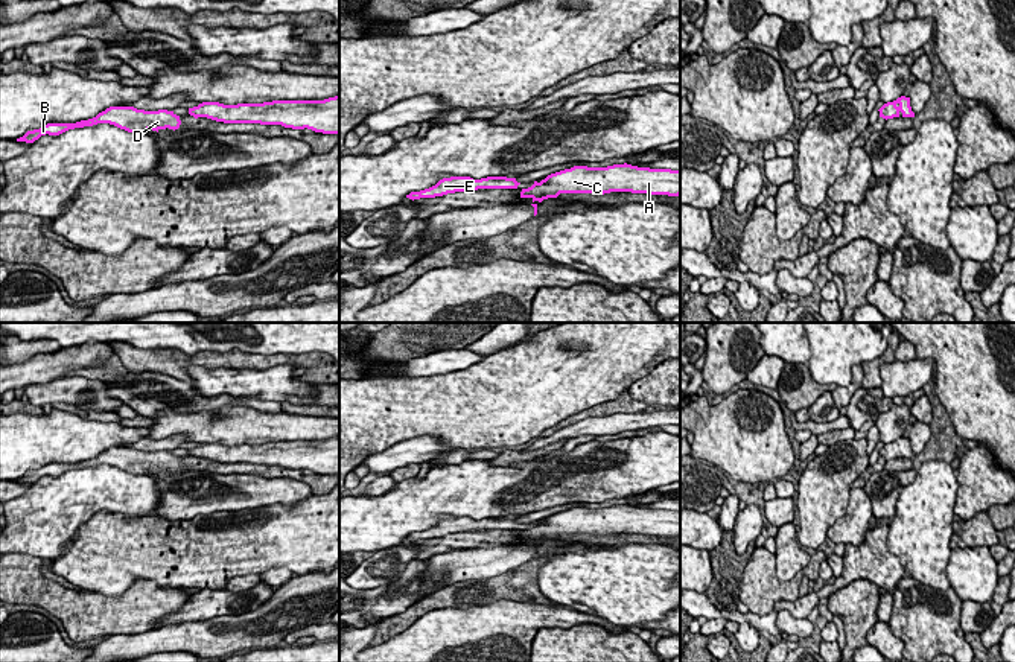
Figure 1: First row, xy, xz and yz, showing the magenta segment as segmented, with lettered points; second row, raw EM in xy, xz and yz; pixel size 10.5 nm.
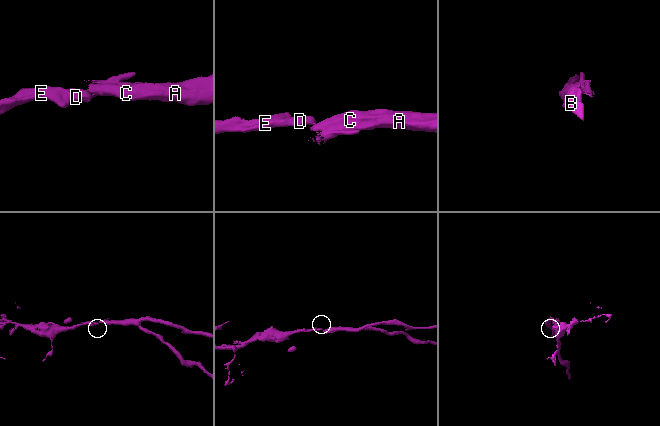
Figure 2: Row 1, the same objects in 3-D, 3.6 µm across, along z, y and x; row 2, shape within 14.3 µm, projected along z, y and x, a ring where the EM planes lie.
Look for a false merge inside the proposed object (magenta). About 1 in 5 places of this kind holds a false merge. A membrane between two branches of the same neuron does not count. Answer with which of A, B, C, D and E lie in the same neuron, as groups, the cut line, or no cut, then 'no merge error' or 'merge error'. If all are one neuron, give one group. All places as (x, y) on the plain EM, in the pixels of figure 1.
A C / B D E; cut in xz along (539, 524), (533, 527); merge error

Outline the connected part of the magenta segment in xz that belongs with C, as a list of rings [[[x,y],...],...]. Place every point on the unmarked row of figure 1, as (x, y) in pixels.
[[[613,505],[607,508],[574,507],[548,516],[539,525],[522,530],[520,539],[531,539],[534,557],[537,542],[557,539],[560,534],[597,534],[632,533],[650,536],[680,536],[680,511],[650,510],[632,505]]]

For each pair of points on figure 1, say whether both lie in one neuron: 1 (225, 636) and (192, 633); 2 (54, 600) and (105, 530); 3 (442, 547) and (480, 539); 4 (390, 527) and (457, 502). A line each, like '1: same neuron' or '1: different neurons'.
1: same neuron
2: different neurons
3: same neuron
4: same neuron

